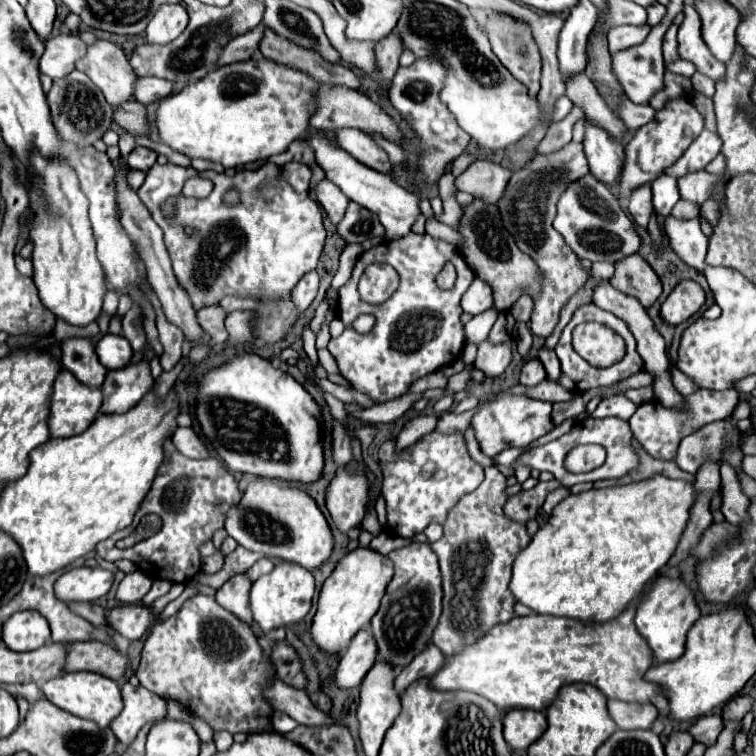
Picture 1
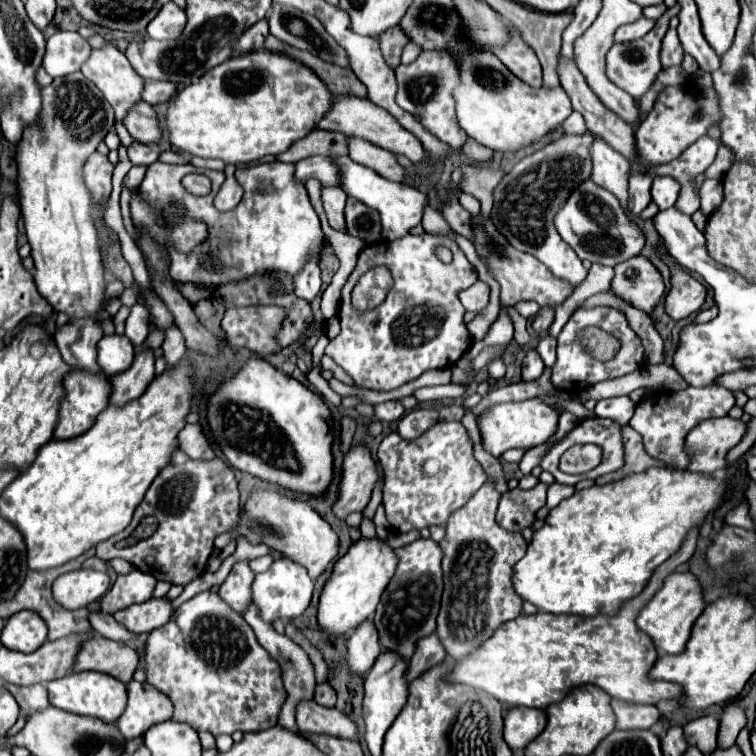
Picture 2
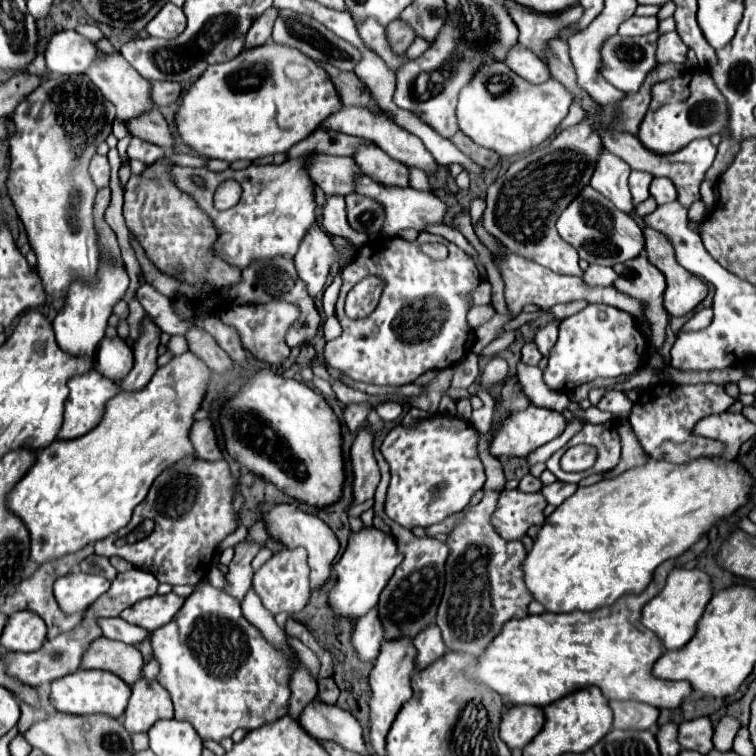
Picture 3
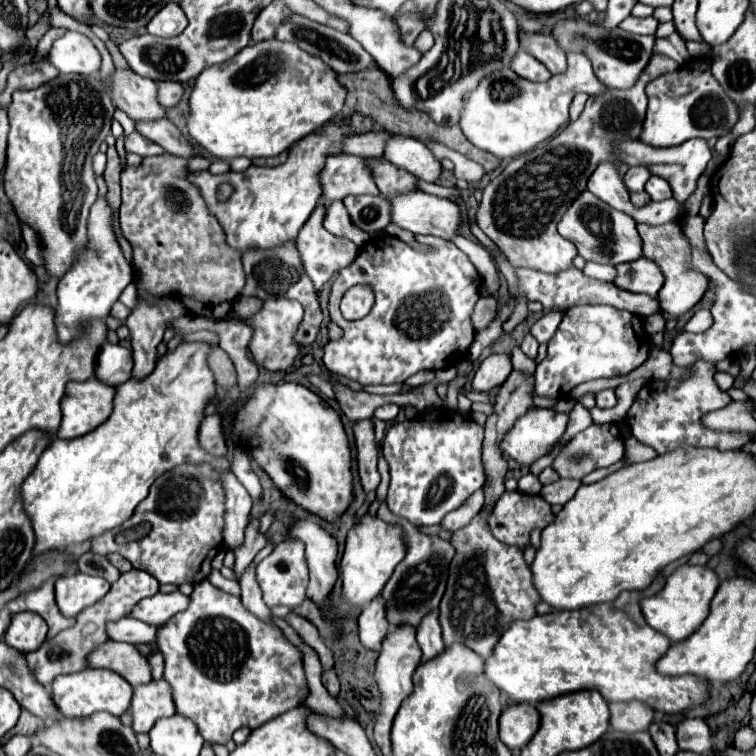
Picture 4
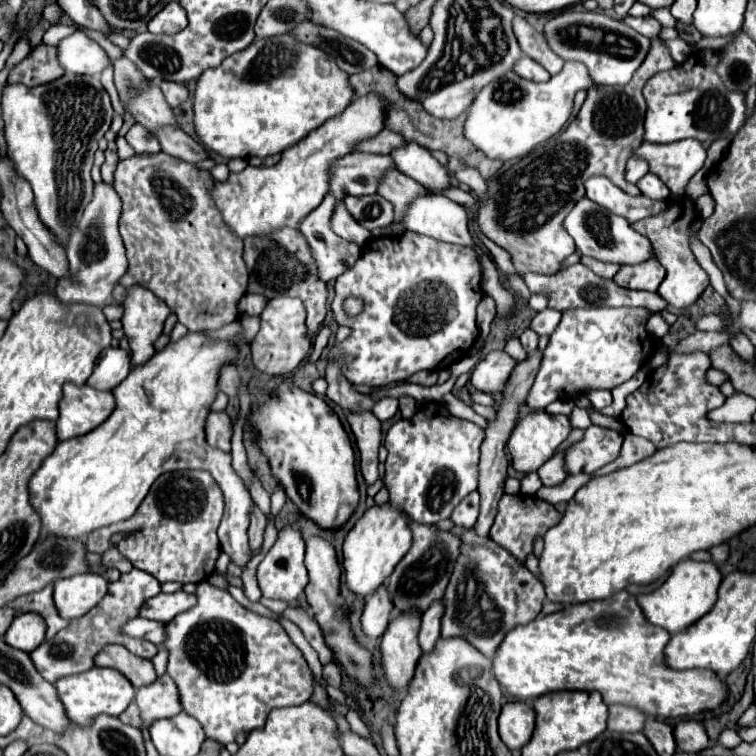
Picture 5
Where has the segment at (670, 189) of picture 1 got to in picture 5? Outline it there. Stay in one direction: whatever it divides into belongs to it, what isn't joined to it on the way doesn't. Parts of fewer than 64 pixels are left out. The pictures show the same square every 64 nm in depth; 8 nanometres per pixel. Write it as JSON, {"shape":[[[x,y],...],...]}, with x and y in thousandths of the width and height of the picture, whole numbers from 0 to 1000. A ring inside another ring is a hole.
{"shape":[[[854,230],[854,233],[849,233],[847,235],[847,243],[841,243],[844,246],[844,251],[852,257],[852,259],[857,259],[857,262],[862,262],[862,265],[881,265],[884,259],[886,259],[886,251],[884,251],[884,246],[870,235],[870,233],[865,233],[865,230]]]}

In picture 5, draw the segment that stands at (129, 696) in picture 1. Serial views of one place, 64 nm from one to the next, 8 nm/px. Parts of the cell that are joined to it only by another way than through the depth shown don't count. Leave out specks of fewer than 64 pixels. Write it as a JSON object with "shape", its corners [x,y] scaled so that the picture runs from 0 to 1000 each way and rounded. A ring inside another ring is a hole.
{"shape":[[[217,892],[204,905],[188,907],[180,913],[180,931],[185,937],[185,947],[190,960],[198,960],[206,950],[225,950],[241,942],[238,921],[233,915],[230,899]]]}

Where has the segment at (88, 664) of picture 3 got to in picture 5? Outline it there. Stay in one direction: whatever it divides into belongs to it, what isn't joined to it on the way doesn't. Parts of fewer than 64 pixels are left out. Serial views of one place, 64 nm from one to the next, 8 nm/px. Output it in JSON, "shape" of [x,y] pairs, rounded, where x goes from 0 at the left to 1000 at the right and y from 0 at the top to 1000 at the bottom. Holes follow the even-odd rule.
{"shape":[[[146,852],[130,865],[127,881],[140,881],[140,884],[151,884],[161,889],[177,905],[177,910],[196,907],[209,897],[198,873],[185,870],[156,852]]]}

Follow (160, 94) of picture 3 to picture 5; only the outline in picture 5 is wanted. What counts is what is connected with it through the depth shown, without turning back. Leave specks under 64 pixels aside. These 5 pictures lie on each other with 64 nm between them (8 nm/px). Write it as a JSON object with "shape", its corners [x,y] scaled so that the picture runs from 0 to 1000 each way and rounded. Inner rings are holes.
{"shape":[[[214,108],[214,122],[220,127],[220,135],[228,143],[235,143],[246,130],[249,130],[249,116],[243,111],[233,111],[233,108]]]}

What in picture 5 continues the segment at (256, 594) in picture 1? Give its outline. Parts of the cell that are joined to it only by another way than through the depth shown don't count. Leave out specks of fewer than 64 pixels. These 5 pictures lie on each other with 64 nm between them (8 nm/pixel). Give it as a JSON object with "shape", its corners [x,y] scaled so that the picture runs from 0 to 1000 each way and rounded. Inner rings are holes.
{"shape":[[[378,693],[368,704],[365,720],[354,728],[354,733],[349,735],[349,741],[341,749],[341,775],[347,780],[347,788],[362,791],[362,794],[376,794],[381,799],[389,799],[394,794],[402,775],[407,772],[407,757],[402,749],[402,728],[405,728],[405,720],[402,720],[399,704],[386,698],[384,693]]]}

